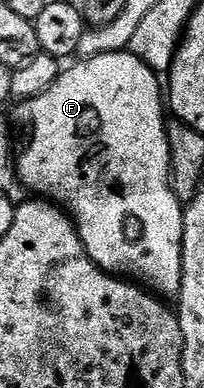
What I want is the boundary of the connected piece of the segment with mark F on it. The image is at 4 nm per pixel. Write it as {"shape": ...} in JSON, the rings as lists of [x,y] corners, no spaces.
{"shape":[[[129,50],[104,53],[91,59],[78,59],[71,62],[67,67],[70,68],[67,71],[65,68],[59,74],[58,80],[47,91],[18,105],[18,119],[23,123],[22,131],[26,134],[26,140],[22,143],[22,152],[17,152],[16,155],[18,180],[26,187],[27,192],[61,207],[70,216],[88,257],[92,257],[92,261],[100,270],[107,271],[110,275],[117,275],[127,281],[133,281],[155,296],[177,296],[182,287],[182,238],[184,237],[182,217],[184,205],[176,197],[170,184],[170,150],[166,136],[168,115],[164,110],[163,84],[161,87],[158,84],[159,76],[156,72]]]}

